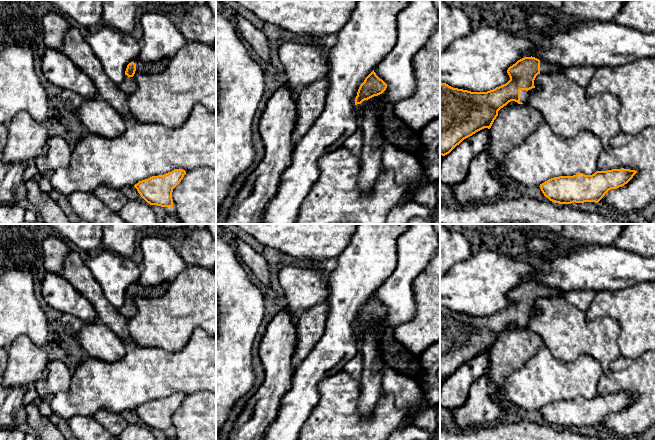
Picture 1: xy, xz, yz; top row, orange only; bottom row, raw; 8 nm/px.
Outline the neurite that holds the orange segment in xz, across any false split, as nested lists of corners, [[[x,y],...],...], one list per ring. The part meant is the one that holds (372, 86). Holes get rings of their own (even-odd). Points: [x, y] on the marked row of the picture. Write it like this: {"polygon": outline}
{"polygon": [[[374,70],[365,78],[355,98],[354,109],[360,118],[364,116],[365,110],[370,102],[379,102],[381,100],[381,94],[386,88],[387,84],[376,75]]]}

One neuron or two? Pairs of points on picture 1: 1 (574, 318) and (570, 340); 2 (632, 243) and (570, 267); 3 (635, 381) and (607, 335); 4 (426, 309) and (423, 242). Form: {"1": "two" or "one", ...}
{"1": "one", "2": "two", "3": "two", "4": "two"}

